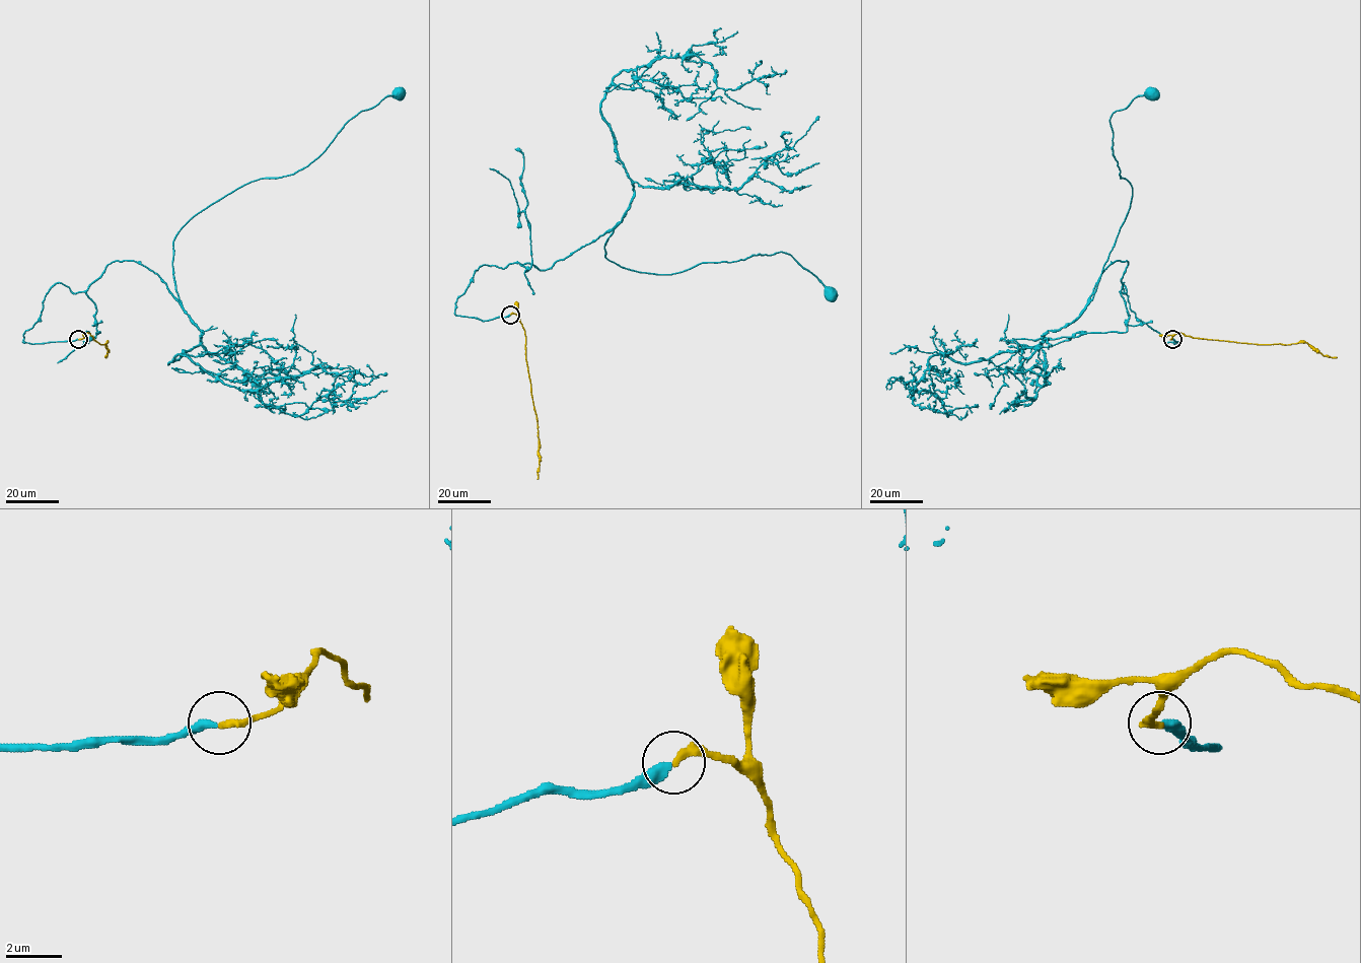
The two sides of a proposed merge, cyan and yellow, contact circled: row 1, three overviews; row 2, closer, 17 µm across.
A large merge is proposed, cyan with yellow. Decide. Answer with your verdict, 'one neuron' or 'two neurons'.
one neuron

